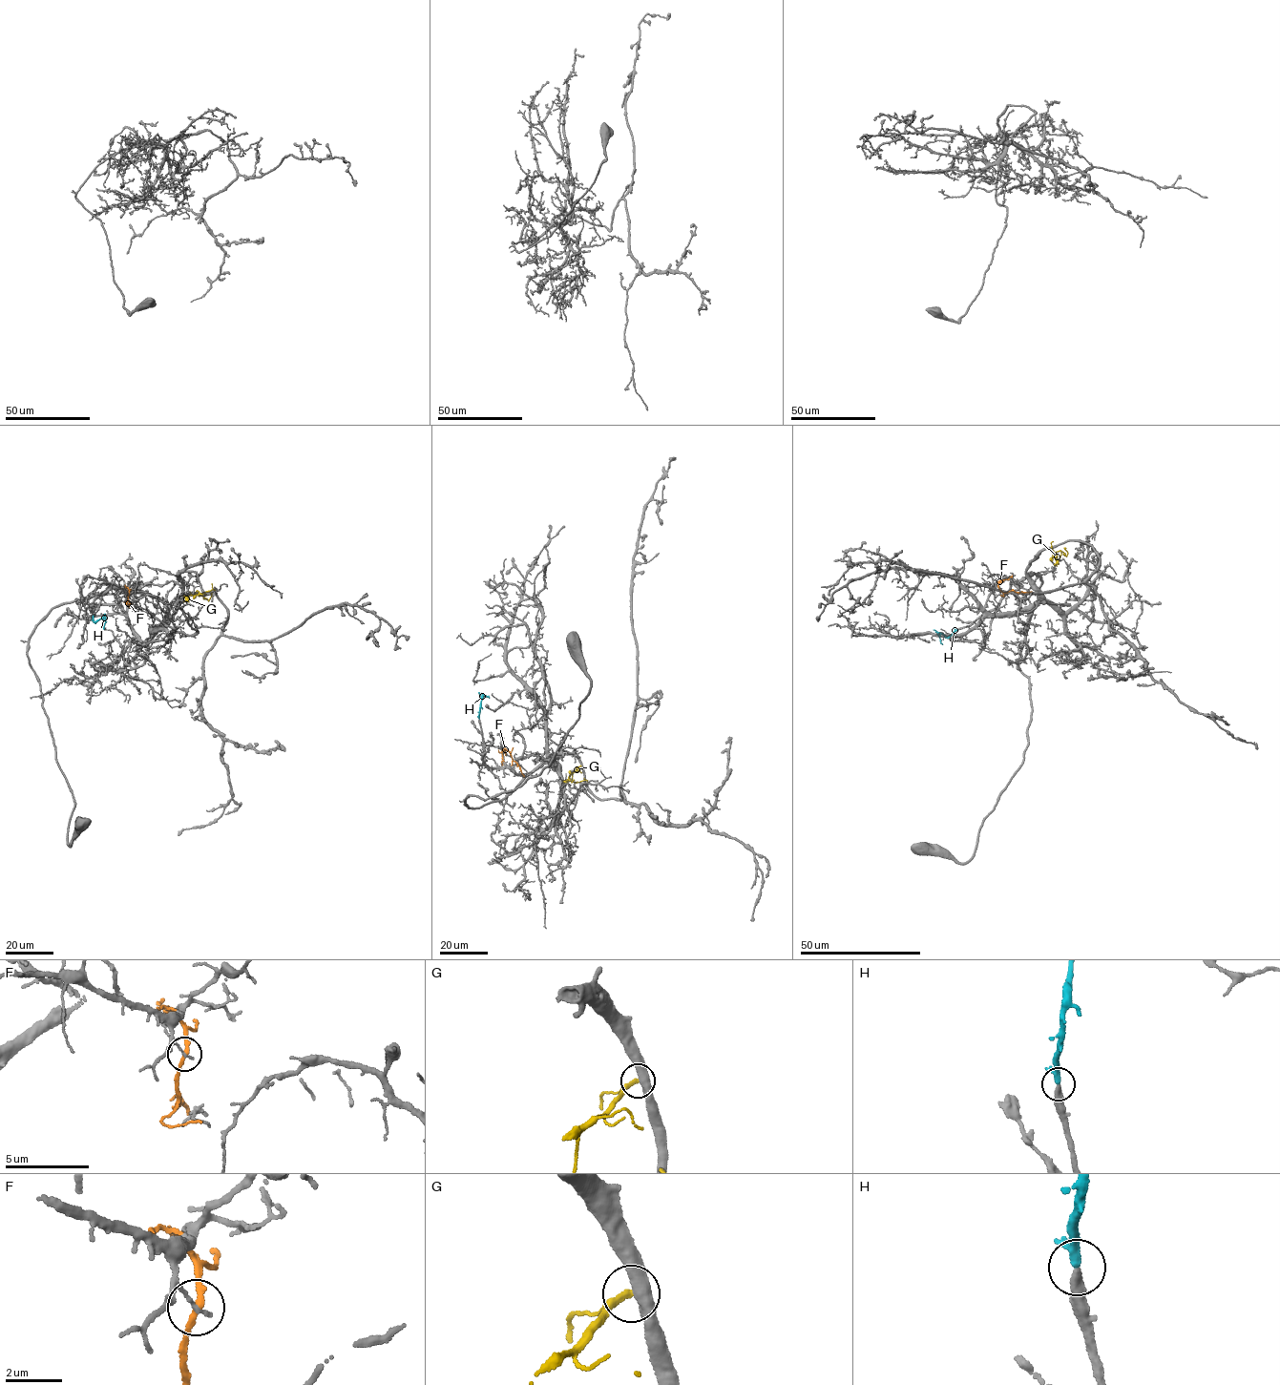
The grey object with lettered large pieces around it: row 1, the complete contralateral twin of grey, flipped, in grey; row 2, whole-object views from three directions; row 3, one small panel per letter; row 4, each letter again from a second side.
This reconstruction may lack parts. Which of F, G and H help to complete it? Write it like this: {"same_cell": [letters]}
{"same_cell": ["H"]}

